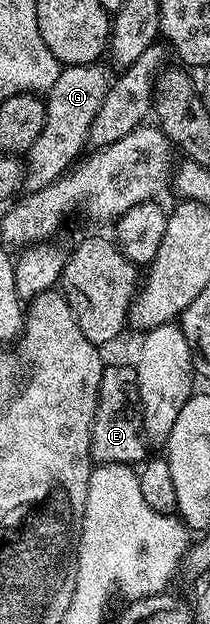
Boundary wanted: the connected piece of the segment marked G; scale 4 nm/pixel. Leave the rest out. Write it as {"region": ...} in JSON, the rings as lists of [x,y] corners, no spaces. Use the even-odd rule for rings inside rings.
{"region":[[[101,62],[63,66],[56,77],[56,85],[45,92],[46,116],[40,137],[24,155],[24,187],[27,192],[44,189],[66,174],[74,166],[80,152],[87,144],[92,121],[100,113],[100,105],[108,93],[112,75],[102,68]]]}

